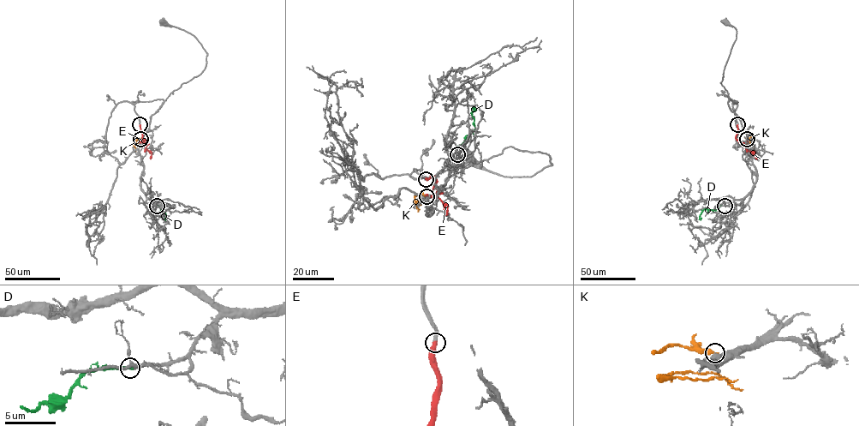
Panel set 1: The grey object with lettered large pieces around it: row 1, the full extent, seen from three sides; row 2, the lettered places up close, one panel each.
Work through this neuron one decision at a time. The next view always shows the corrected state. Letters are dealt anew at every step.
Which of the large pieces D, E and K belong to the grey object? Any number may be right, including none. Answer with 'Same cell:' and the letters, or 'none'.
Same cell: D, E

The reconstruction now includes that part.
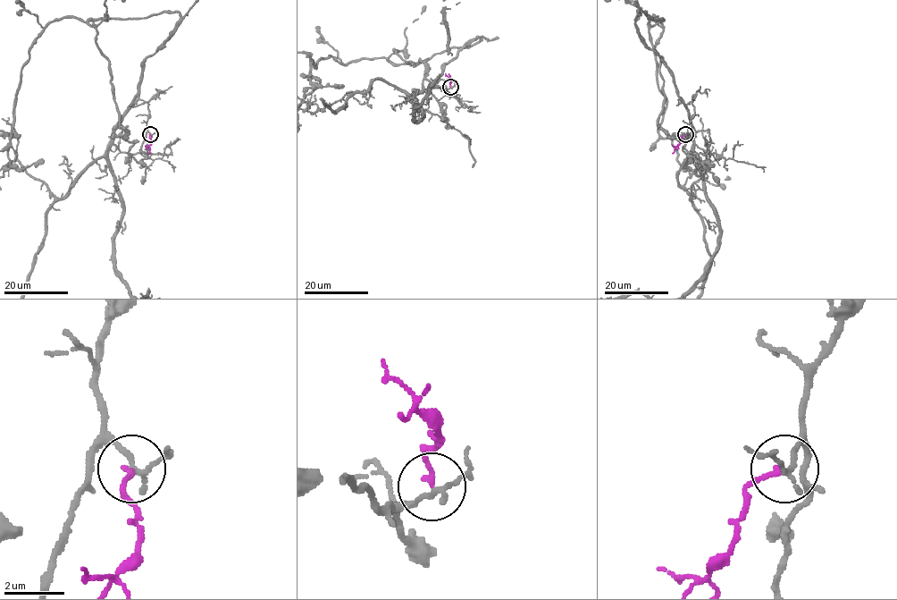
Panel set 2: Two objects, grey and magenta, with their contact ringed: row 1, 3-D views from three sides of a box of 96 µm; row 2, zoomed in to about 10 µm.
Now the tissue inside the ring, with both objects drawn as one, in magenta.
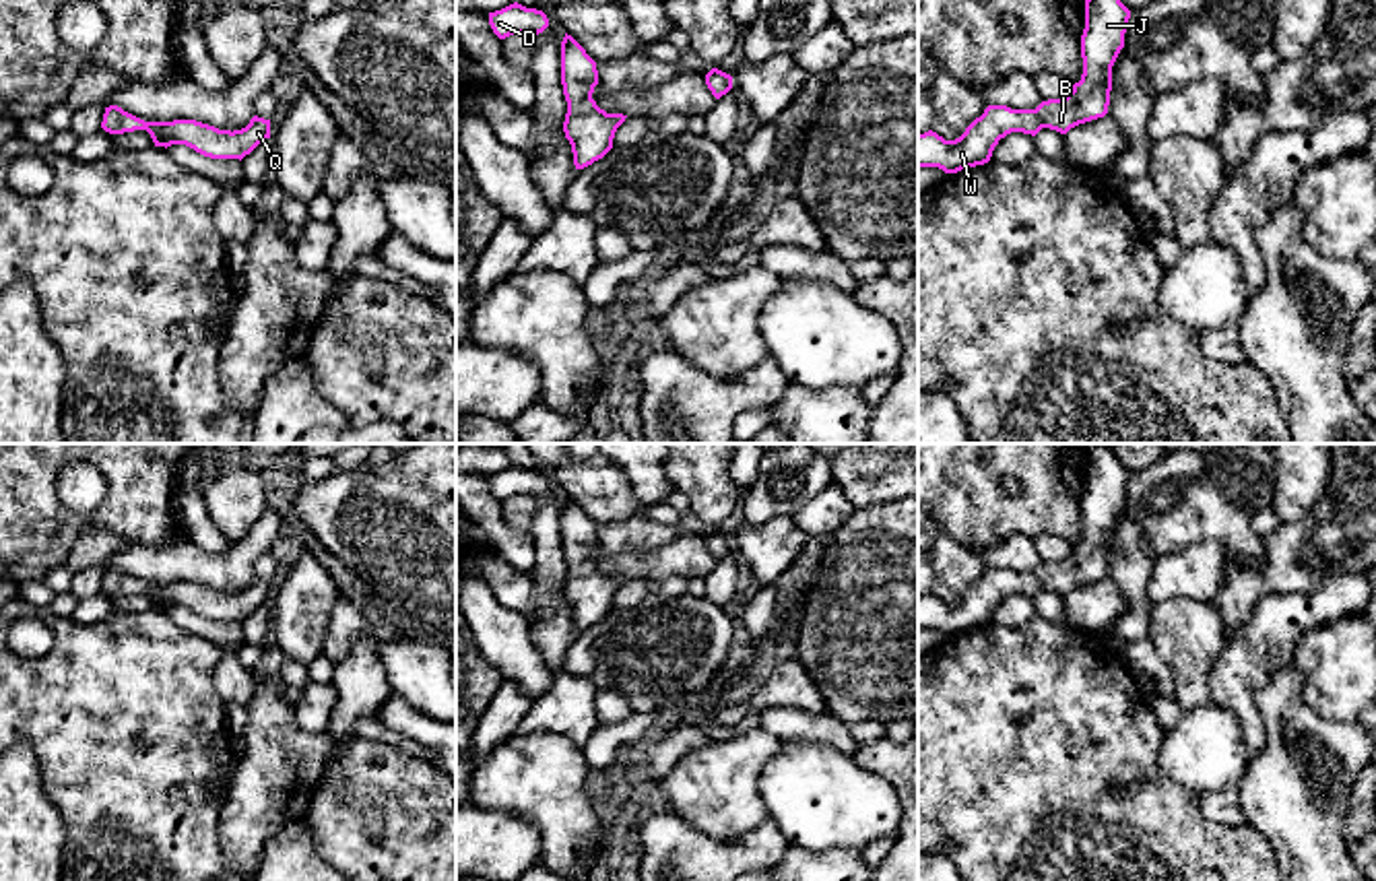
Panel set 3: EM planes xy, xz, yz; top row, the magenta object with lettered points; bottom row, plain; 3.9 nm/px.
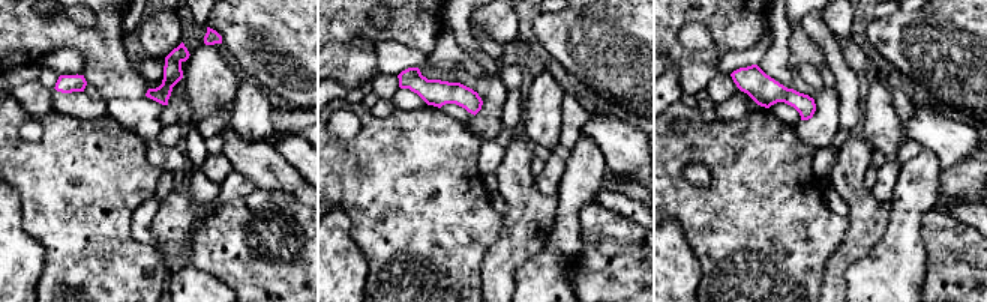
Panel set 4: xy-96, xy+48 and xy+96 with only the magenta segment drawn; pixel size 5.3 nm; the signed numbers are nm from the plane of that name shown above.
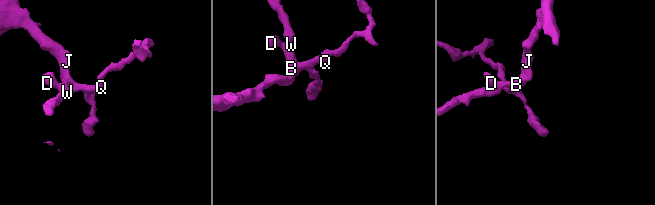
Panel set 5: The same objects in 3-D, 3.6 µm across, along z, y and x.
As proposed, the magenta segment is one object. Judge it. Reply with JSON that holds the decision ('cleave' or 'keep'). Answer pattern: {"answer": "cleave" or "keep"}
{"answer": "keep"}

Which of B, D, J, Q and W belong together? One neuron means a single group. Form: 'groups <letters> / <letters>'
groups B D J Q W

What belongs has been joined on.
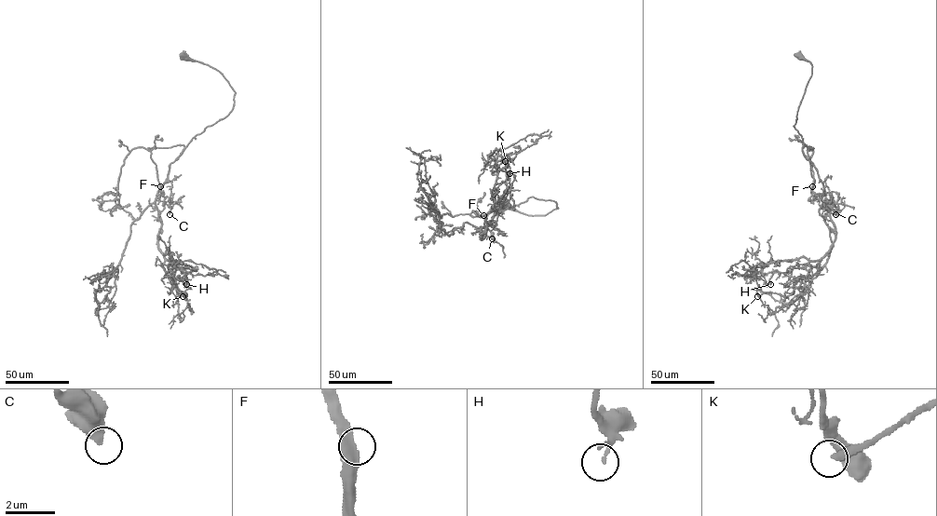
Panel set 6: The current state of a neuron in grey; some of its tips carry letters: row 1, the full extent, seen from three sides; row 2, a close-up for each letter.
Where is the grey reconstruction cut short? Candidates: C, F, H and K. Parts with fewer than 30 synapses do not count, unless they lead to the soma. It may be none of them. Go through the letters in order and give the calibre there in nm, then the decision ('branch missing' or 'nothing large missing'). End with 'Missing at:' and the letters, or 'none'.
C: 550 nm | nothing large missing
F: 400 nm | nothing large missing
H: 110 nm | nothing large missing
K: 260 nm | branch missing
Missing at: K

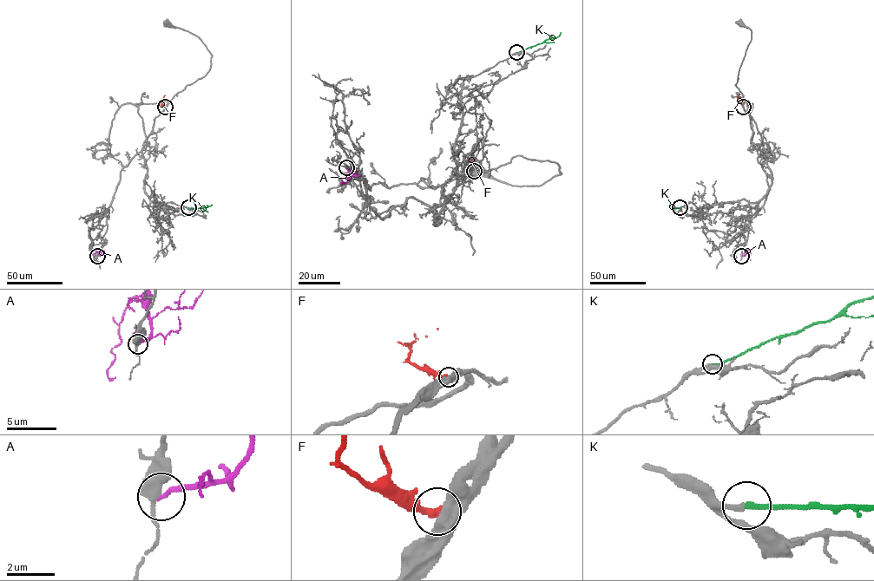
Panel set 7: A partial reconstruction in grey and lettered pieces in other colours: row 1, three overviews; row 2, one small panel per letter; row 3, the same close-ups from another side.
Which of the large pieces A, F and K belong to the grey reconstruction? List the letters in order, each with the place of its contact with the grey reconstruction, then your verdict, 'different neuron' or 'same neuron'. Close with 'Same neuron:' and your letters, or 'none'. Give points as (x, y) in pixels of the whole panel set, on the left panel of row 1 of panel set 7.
A: meets grey at (97, 256); different neuron
F: meets grey at (165, 107); different neuron
K: meets grey at (188, 207); same neuron
Same neuron: K

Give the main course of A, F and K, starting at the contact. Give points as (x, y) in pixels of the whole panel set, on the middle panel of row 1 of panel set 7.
A: (346, 167), (348, 179), (343, 184), (339, 182), (341, 184)
F: (474, 171), (465, 167), (470, 160), (473, 162)
K: (516, 52), (553, 39), (561, 32)

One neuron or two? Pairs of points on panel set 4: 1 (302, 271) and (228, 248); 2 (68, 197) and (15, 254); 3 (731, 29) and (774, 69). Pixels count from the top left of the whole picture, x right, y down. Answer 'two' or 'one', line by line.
1: one
2: two
3: two

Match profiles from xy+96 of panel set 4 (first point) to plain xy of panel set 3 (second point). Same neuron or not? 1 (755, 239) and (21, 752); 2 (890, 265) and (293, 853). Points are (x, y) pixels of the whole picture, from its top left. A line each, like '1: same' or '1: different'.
1: different
2: same

